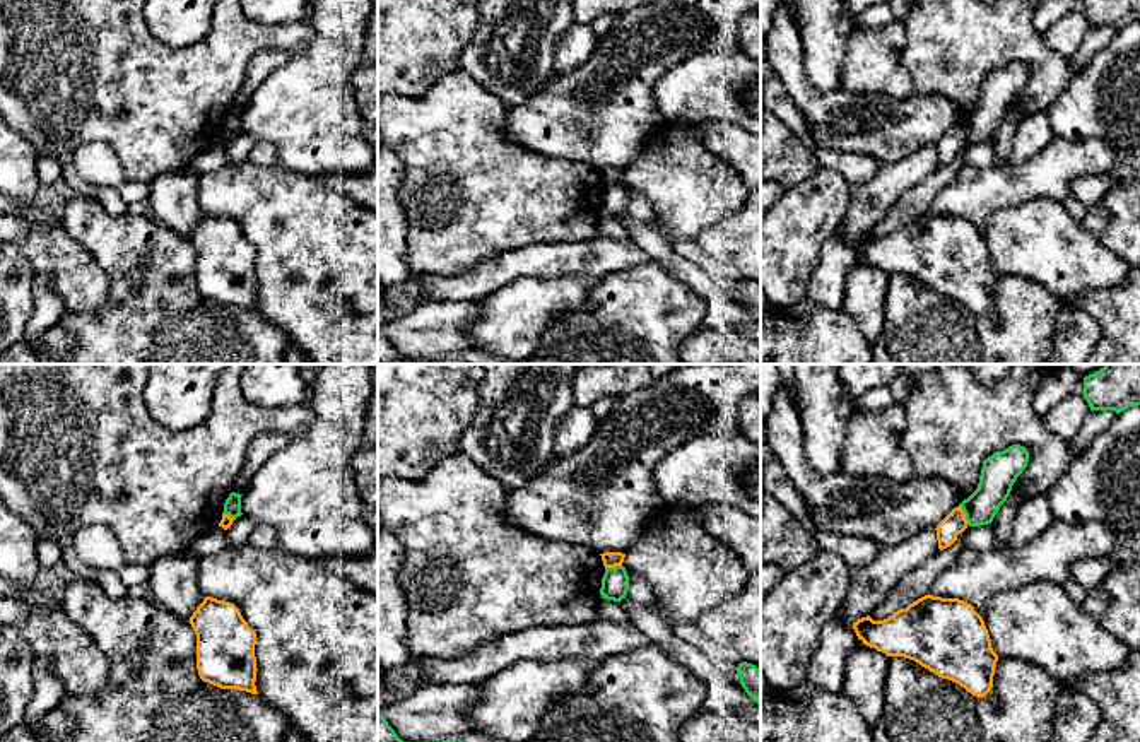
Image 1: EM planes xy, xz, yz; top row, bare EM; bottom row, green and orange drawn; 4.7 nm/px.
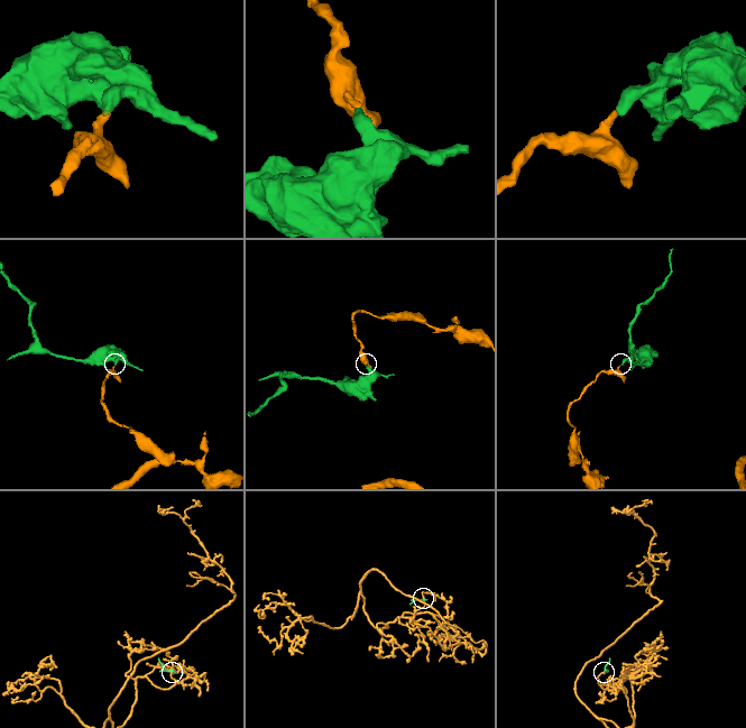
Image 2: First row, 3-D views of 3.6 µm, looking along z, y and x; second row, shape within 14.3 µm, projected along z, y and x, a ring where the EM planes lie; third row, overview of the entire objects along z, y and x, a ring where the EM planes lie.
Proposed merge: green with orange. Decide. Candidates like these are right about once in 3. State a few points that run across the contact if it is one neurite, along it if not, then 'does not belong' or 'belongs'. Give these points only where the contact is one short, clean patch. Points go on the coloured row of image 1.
line yz (959, 505), (968, 524); does not belong

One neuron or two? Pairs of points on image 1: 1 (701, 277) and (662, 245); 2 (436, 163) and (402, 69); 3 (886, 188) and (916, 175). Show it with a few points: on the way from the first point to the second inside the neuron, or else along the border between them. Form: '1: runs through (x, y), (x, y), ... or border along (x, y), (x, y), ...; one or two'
1: runs through (691, 274), (669, 255); one
2: border along (446, 74), (423, 96), (405, 98), (395, 94); two
3: runs through (893, 182), (901, 175), (910, 175); one

